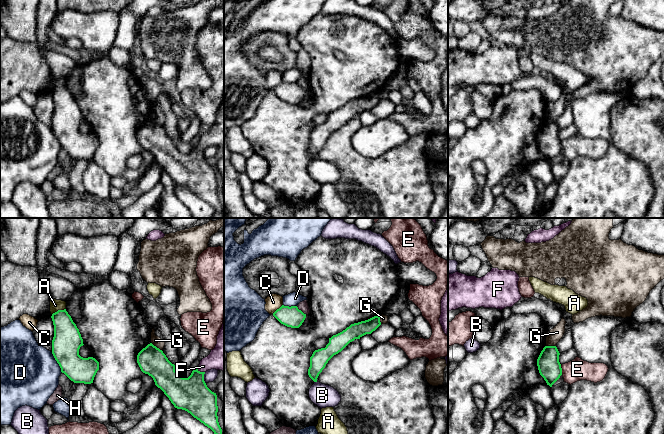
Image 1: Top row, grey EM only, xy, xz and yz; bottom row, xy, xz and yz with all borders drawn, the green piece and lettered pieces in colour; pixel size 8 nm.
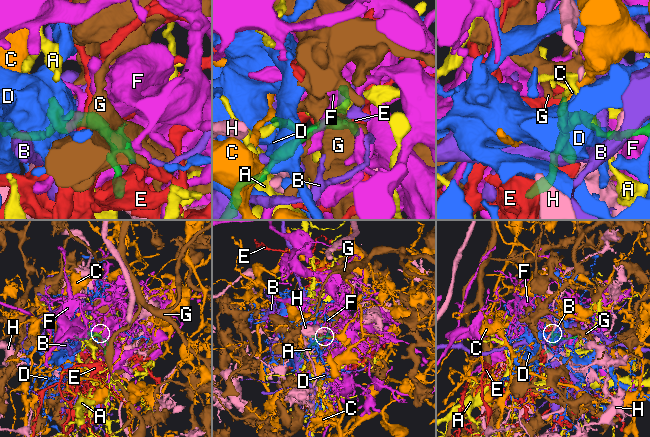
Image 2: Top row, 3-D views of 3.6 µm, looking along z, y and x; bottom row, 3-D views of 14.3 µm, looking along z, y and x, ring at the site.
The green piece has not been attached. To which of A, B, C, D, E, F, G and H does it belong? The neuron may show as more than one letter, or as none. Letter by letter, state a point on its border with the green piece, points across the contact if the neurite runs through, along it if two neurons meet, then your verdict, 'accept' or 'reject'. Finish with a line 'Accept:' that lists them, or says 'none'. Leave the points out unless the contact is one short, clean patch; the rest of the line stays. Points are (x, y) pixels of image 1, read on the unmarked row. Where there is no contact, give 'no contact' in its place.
A: xy (58, 86) | reject
B: xy (203, 154) | reject
C: xz (277, 85) | along xz (282, 80), (272, 89) | reject
D: xy (57, 138) | reject
E: yz (561, 146) | reject
F: xy (201, 148) | across xy (191, 170), (196, 154), (201, 148), (210, 138), (223, 133) | accept
G: xy (155, 122) | along xy (151, 118), (161, 126) | reject
H: xz (300, 86) | along xz (296, 82), (306, 90) | reject
Accept: F

